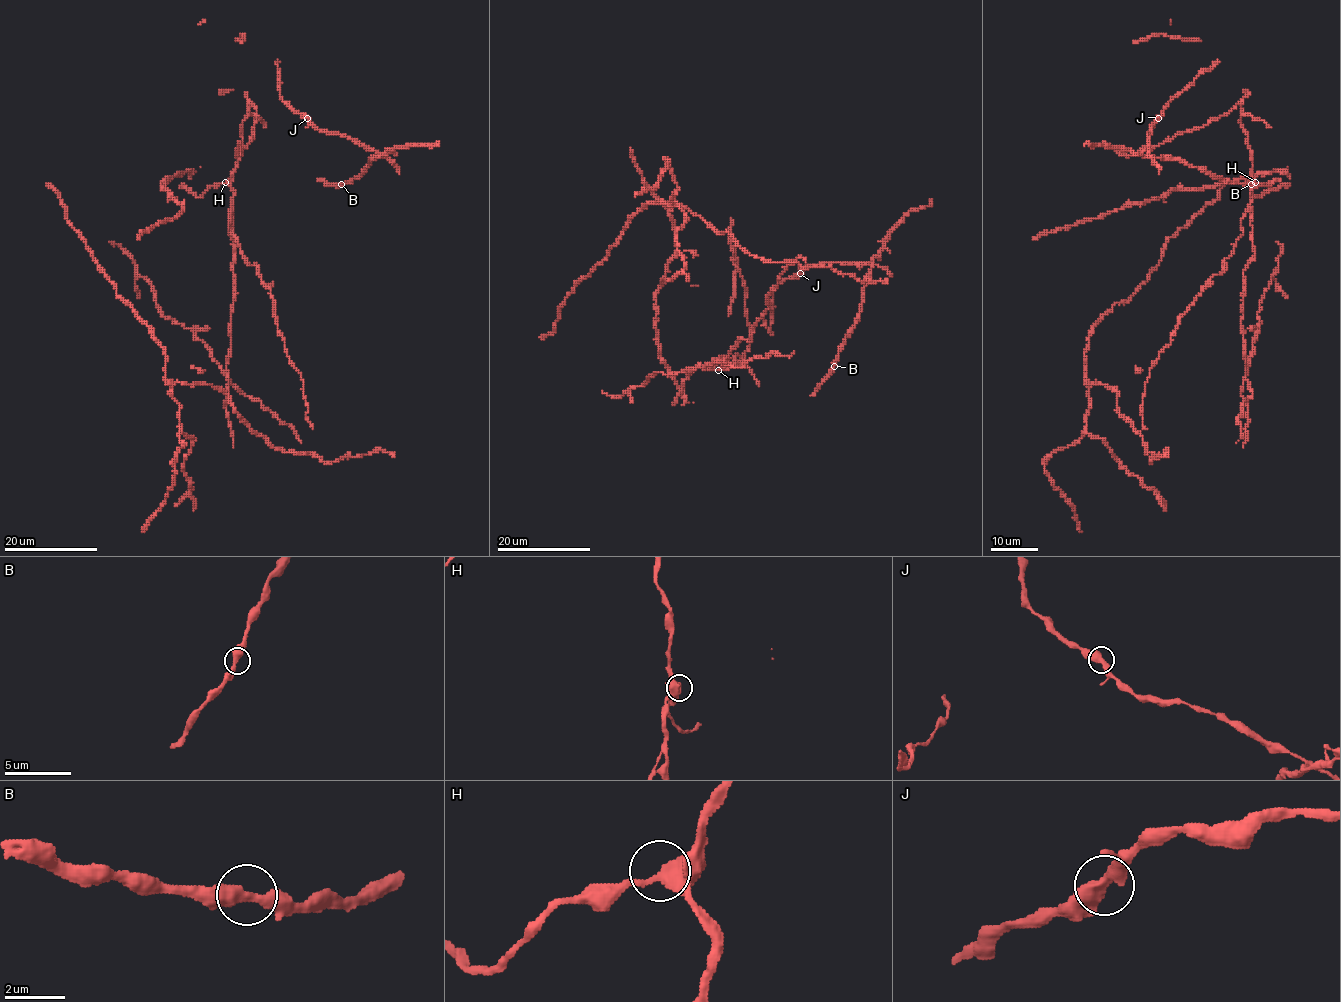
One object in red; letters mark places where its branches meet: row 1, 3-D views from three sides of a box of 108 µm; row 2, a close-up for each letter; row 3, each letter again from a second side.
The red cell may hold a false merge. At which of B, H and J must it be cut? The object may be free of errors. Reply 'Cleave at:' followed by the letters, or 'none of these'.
Cleave at: none of these

